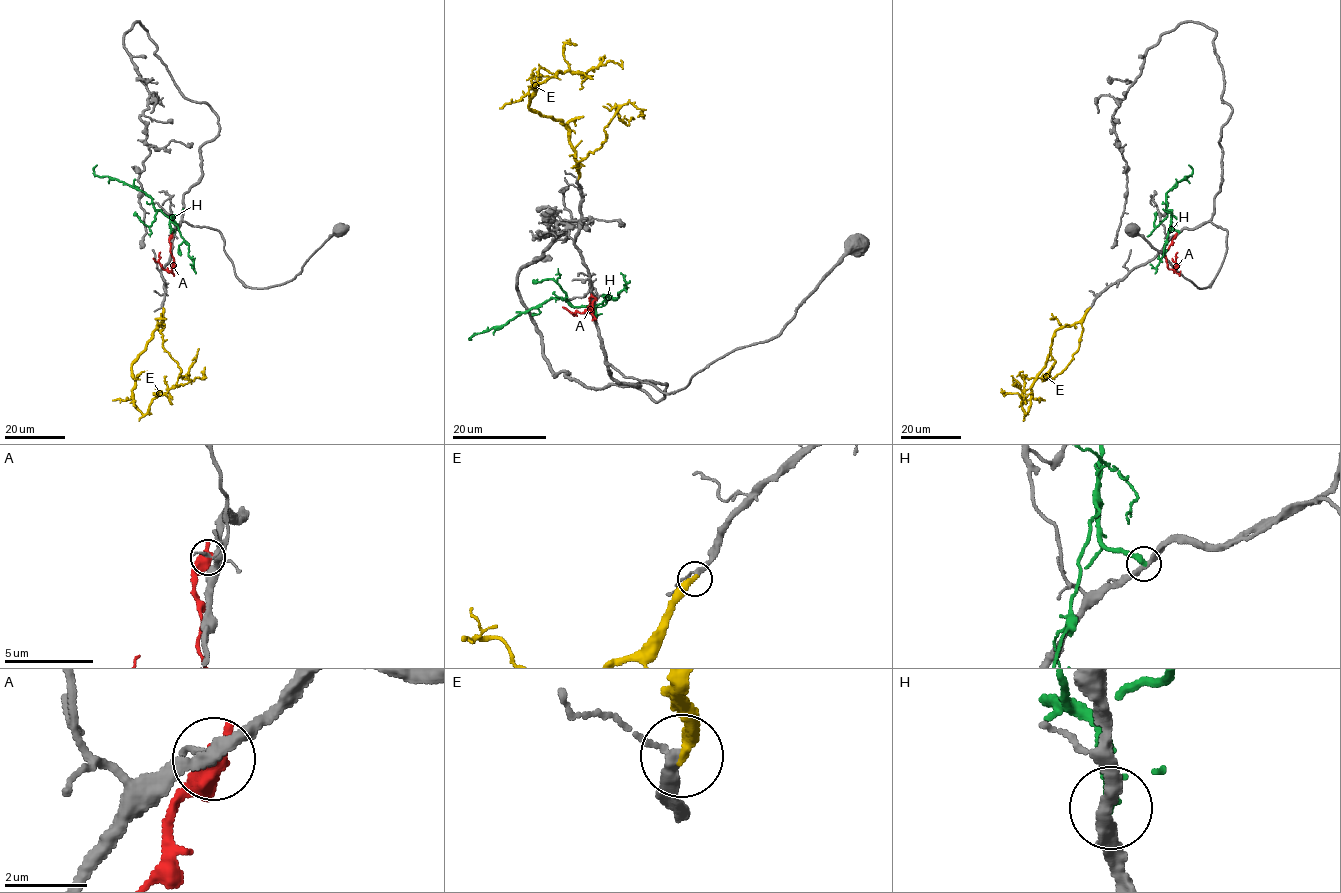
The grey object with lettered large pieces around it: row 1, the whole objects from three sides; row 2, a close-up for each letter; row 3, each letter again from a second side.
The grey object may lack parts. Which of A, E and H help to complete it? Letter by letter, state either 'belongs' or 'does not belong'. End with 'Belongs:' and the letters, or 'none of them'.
A: does not belong
E: belongs
H: does not belong
Belongs: E

